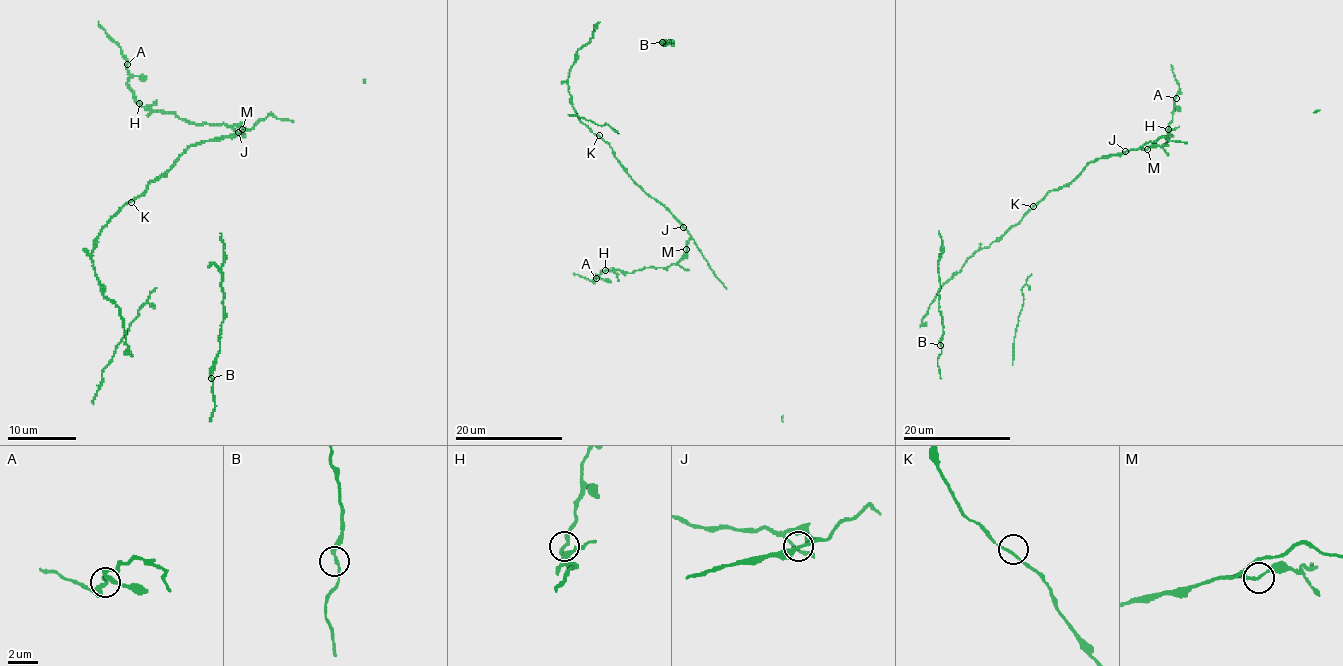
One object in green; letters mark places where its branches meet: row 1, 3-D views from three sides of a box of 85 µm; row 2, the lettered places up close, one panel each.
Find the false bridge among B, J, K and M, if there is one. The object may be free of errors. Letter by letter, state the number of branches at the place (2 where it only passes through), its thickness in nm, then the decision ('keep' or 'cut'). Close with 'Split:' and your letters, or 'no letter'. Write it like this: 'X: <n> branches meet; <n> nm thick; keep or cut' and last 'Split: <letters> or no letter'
B: 2 branches meet; 240 nm thick; keep
J: 2 branches meet; 220 nm thick; keep
K: 2 branches meet; 160 nm thick; keep
M: 2 branches meet; 190 nm thick; cut
Split: M

